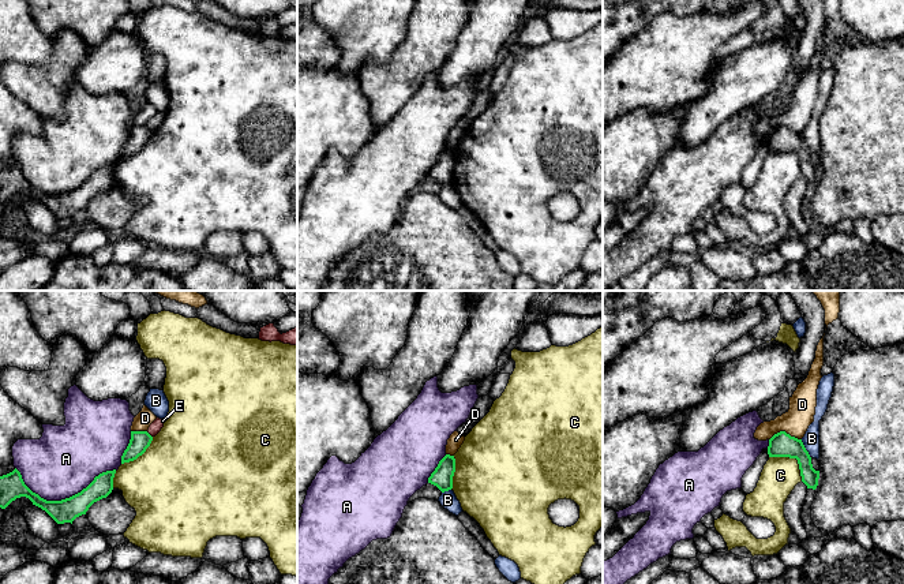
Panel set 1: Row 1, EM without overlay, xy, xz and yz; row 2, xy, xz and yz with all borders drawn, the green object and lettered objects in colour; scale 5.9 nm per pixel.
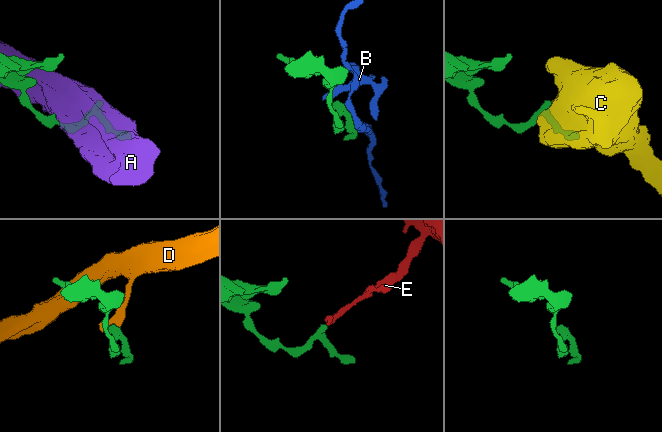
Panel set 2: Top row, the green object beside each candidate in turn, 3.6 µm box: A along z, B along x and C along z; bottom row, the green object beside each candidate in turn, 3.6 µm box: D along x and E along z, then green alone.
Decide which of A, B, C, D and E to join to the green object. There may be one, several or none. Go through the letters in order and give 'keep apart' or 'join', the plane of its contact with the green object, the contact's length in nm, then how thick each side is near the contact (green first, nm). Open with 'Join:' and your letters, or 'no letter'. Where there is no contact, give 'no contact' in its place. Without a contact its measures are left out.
Join: no letter
A: keep apart | xy | 600 nm | 140/400 nm
B: keep apart | yz | 130 nm | 140/100 nm
C: keep apart | yz | 240 nm | 140/220 nm
D: keep apart | yz | 190 nm | 140/160 nm
E: keep apart | xy | 50 nm | 120/70 nm

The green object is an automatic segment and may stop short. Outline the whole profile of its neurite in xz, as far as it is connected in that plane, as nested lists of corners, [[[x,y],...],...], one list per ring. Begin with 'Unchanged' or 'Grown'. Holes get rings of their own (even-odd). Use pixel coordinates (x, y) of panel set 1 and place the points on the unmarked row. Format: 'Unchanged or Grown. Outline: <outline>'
Unchanged. Outline: [[[446,149],[428,172],[428,177],[436,180],[442,187],[453,183],[453,171],[455,166],[454,150]]]

